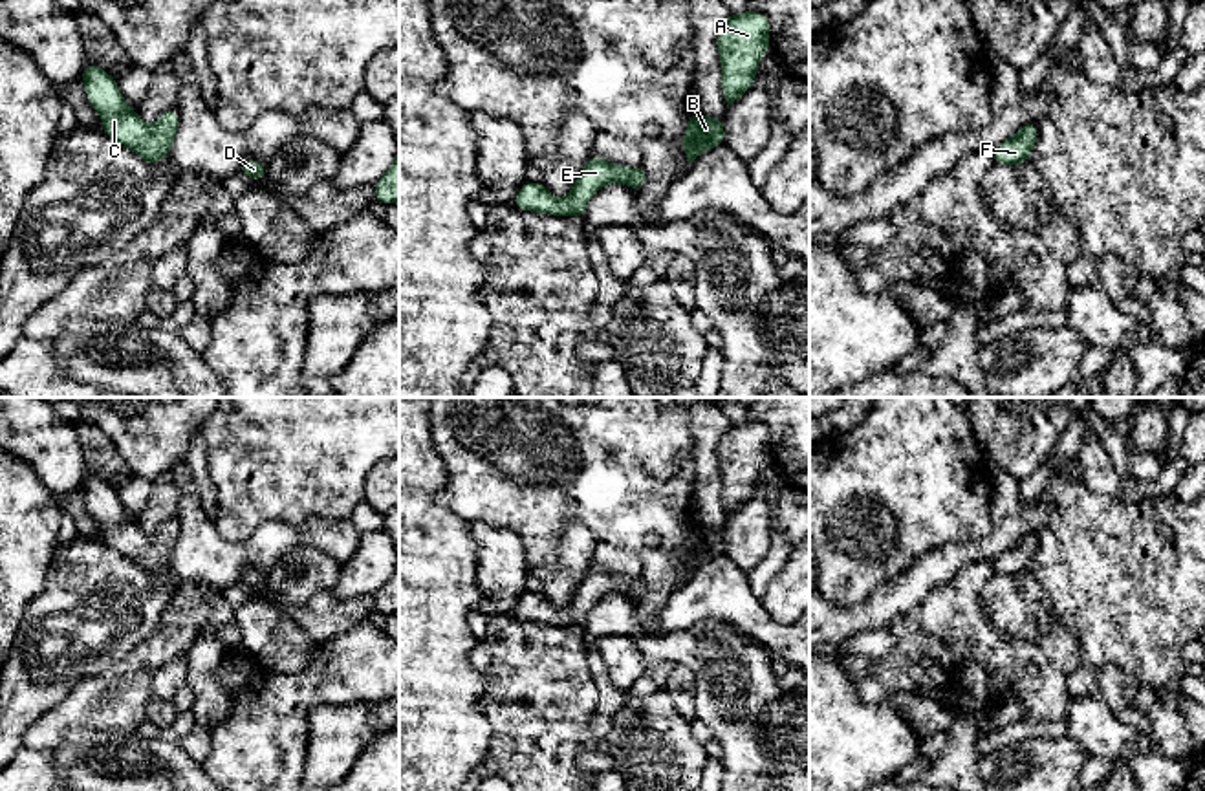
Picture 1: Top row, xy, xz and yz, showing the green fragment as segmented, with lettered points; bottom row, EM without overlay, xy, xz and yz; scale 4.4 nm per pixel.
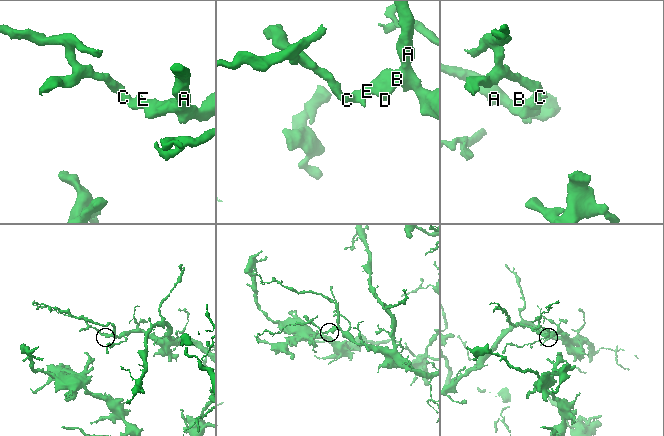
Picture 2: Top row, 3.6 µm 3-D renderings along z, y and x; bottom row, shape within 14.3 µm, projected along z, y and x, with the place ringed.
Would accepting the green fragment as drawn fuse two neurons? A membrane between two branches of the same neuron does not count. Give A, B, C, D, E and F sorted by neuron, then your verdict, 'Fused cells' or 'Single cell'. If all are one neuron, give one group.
Groups: A B C D E F. Single cell

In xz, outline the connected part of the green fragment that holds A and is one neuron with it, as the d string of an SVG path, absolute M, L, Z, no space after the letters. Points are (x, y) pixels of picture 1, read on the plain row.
M758 421L731 423L716 445L722 502L727 516L751 500L760 469L769 461L769 428Z

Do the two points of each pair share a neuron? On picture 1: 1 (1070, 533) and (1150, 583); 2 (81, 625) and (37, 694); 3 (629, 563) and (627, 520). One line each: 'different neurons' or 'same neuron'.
1: same neuron
2: same neuron
3: different neurons

